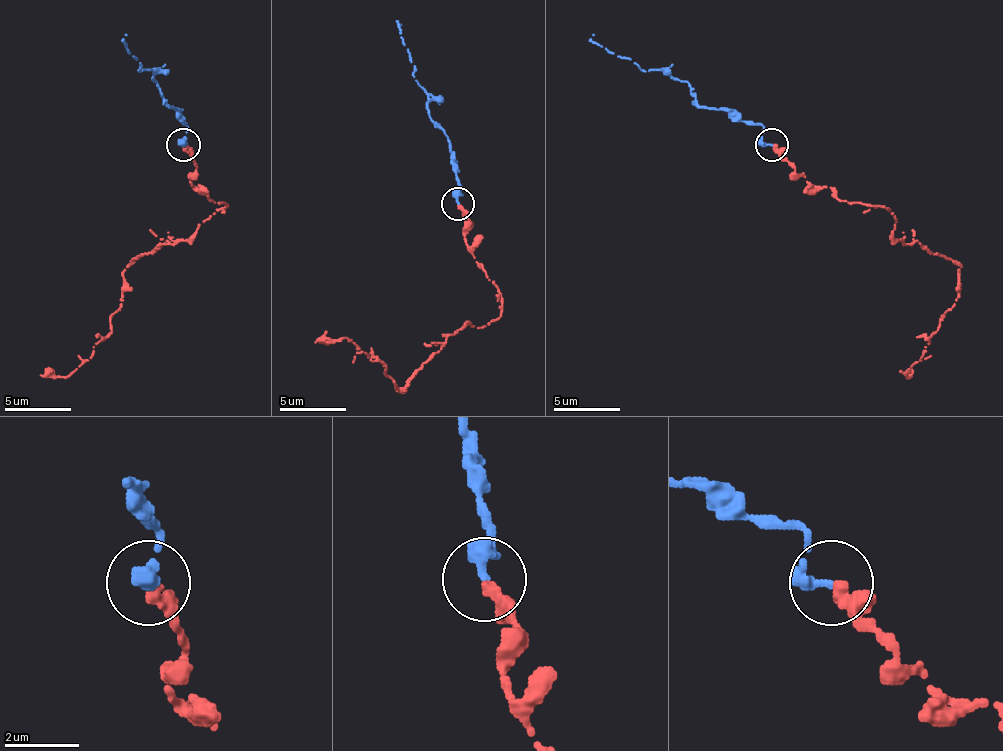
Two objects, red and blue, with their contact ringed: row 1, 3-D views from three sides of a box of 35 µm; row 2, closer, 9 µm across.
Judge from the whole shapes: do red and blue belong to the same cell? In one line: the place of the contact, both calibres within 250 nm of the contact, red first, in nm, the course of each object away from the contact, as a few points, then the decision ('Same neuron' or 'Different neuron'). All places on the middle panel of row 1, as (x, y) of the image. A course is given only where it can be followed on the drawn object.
Place: (457, 203). Thickness 380 nm (red) against 300 nm. Course of red: (457, 204), (470, 221), (467, 244), (500, 294), (493, 320), (453, 330), (400, 390), (344, 337), (314, 344). Course of blue: (457, 204), (460, 191), (447, 134), (430, 118), (423, 88), (413, 74), (397, 21), (400, 25). Same neuron

